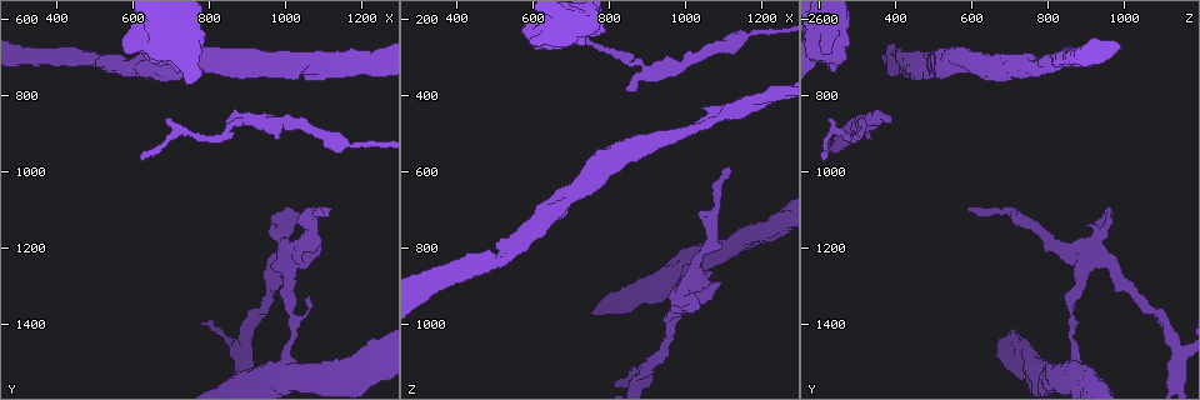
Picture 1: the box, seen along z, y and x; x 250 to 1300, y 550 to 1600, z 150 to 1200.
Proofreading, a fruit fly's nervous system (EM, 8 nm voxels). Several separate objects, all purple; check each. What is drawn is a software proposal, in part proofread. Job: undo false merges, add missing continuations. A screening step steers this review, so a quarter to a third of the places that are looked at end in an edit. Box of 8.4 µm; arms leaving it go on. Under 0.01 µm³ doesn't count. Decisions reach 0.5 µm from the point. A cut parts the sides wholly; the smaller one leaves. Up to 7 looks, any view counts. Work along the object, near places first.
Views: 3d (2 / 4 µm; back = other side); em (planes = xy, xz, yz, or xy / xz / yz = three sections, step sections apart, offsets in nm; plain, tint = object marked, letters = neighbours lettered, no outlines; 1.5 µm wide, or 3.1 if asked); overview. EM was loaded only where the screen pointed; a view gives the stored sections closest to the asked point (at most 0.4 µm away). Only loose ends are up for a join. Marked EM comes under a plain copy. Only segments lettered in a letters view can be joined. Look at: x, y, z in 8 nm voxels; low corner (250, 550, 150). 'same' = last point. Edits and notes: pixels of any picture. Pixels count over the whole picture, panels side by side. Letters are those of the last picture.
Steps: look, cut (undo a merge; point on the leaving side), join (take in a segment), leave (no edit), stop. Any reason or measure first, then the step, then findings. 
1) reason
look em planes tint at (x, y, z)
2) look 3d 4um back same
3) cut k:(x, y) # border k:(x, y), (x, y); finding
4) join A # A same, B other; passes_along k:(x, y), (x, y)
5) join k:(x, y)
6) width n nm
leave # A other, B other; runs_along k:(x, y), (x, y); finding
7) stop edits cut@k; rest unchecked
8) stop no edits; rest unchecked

look em xy step 4 letters at (1015, 1380, 865)

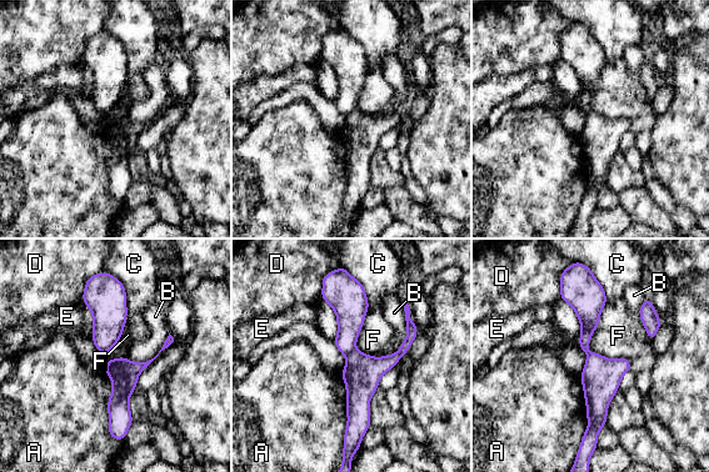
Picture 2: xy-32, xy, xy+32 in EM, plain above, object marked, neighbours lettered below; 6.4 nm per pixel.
cut 2:(350, 314) # A other, B other, C other, D other, E other, F other; border 2:(354, 349), (345, 356); a second neuron is stuck on

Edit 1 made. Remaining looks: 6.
look overview

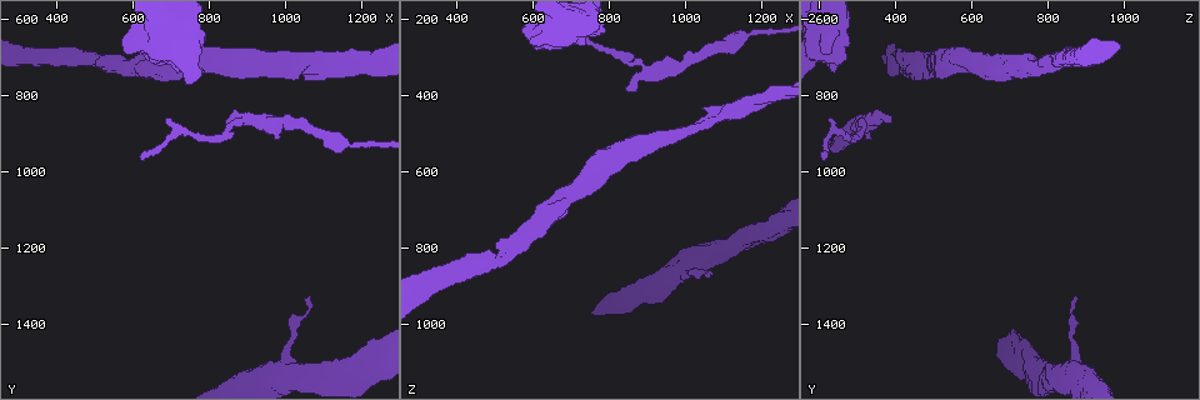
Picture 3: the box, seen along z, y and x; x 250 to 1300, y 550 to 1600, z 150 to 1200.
branch stops here
look 3d 2um at (840, 875, 395)

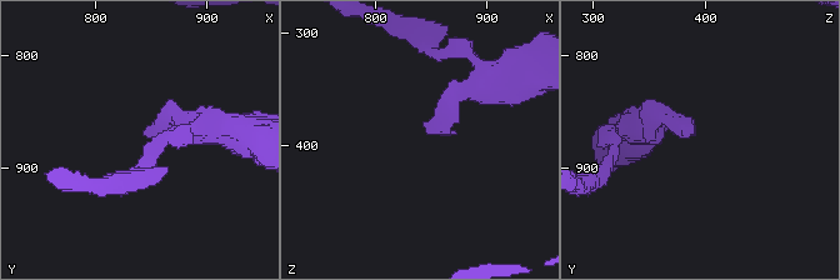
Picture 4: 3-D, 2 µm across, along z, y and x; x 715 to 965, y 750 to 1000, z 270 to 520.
now the EM
look em xy step 8 tint at (846, 872, 386)

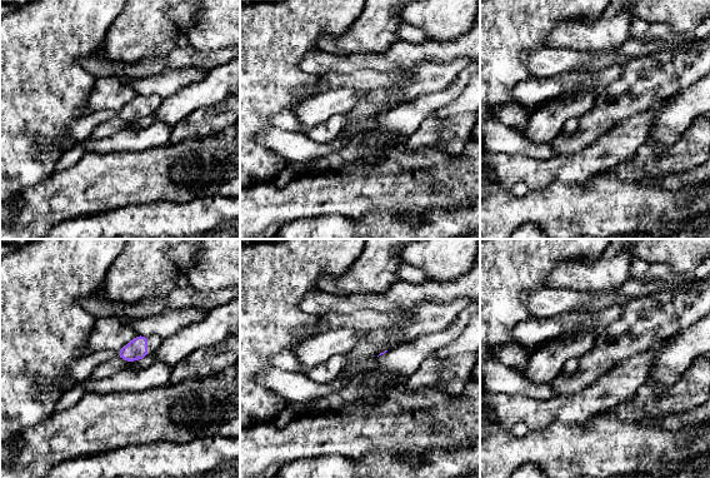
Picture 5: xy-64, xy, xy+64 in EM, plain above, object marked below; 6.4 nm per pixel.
look em planes letters same

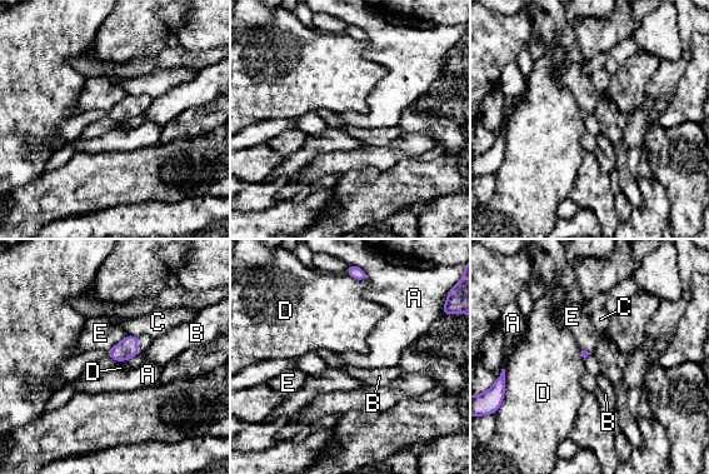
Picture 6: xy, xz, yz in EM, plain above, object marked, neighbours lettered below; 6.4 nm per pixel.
leave # A other, B other, C other, D other, E other; border 6:(346, 274), (355, 279), (367, 280); no lettered segment goes on from it

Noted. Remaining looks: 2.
stop edits cut@2; rest unchecked

